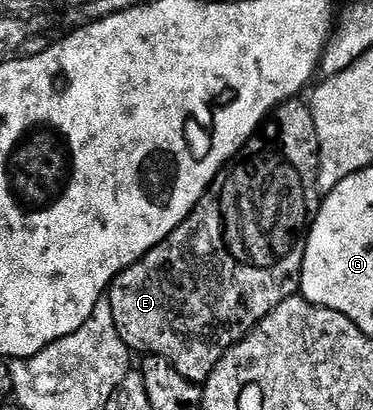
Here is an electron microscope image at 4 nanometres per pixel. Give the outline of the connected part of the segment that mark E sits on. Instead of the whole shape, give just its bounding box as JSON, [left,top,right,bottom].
[107,98,323,385]

